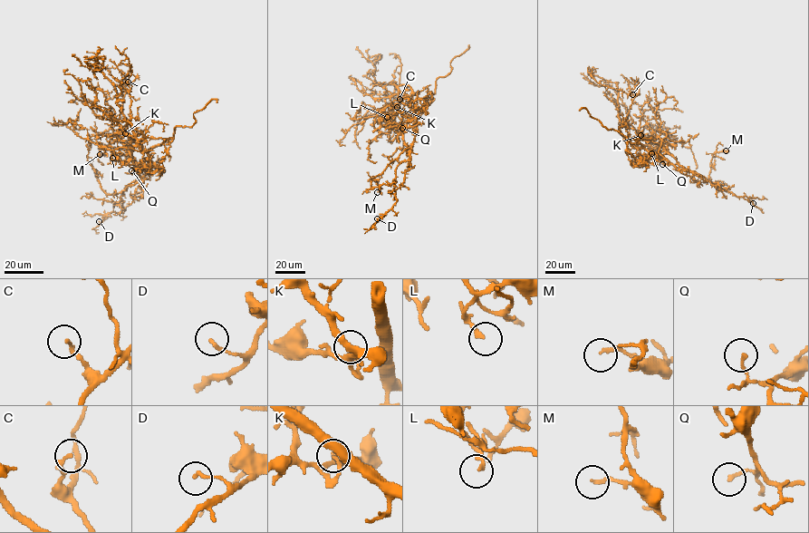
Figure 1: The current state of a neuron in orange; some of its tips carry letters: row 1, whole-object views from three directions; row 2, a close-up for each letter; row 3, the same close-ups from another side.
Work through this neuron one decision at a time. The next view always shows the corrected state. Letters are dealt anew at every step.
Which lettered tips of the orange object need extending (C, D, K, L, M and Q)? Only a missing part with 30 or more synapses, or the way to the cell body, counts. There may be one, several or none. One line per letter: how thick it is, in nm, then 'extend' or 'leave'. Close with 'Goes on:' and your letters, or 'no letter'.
C: 160 nm | leave
D: 150 nm | leave
K: 150 nm | leave
L: 170 nm | leave
M: 150 nm | leave
Q: 150 nm | leave
Goes on: no letter

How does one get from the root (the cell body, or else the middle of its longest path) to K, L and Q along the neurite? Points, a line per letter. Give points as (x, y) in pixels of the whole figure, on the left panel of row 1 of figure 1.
K: (132, 149), (117, 136), (106, 136), (113, 132), (125, 133)
L: (132, 149), (128, 153), (111, 154), (112, 158)
Q: (132, 149), (132, 156), (138, 165), (131, 170)

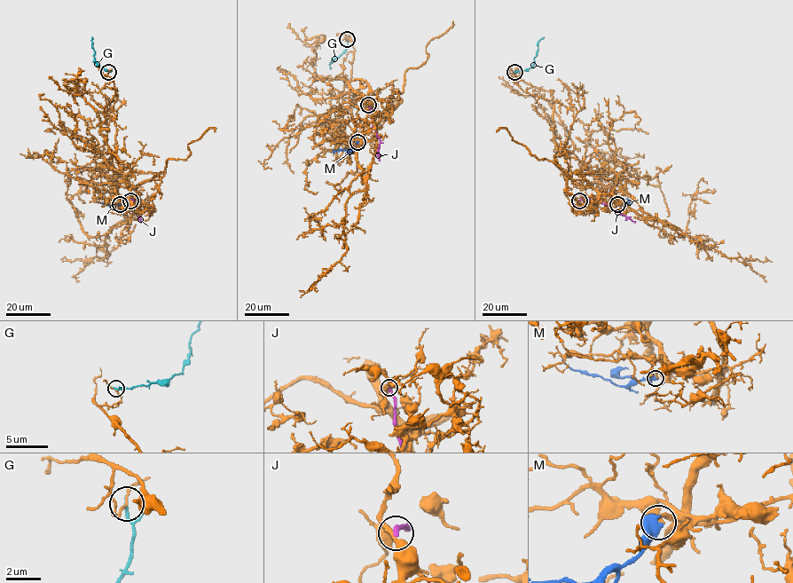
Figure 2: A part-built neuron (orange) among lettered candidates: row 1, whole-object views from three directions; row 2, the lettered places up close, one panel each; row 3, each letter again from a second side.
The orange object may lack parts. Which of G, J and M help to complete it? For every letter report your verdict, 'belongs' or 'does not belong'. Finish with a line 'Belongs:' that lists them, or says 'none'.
G: does not belong
J: does not belong
M: belongs
Belongs: M

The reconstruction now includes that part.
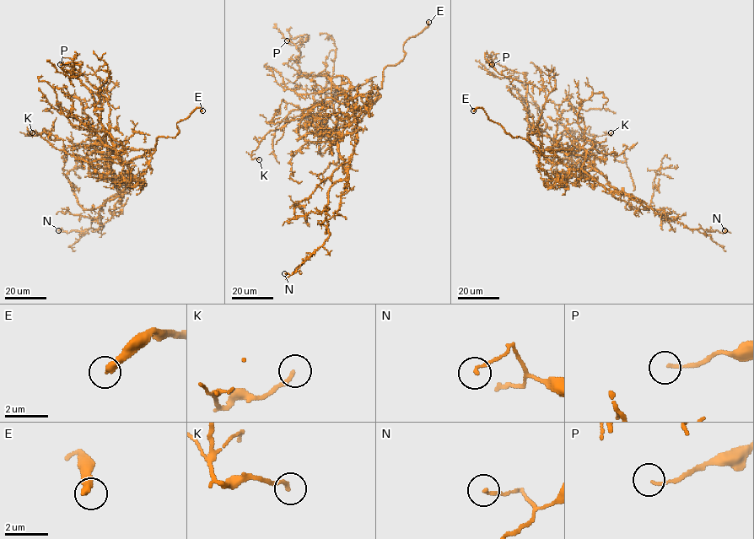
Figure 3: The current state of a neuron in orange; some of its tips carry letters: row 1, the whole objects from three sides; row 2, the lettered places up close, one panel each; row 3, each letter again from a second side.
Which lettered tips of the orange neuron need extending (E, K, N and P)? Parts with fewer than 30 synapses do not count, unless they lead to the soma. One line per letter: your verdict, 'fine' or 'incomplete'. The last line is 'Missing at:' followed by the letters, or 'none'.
E: incomplete
K: fine
N: fine
P: fine
Missing at: E

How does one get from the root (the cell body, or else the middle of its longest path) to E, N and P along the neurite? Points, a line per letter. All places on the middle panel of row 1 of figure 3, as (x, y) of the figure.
E: (337, 133), (339, 139), (357, 118), (355, 112), (381, 88), (384, 69), (404, 58), (404, 43), (428, 22)
N: (337, 133), (337, 151), (347, 176), (337, 180), (328, 191), (325, 206), (328, 237), (291, 275), (284, 273)
P: (337, 133), (331, 80), (320, 74), (304, 74), (298, 64), (299, 49), (309, 35), (304, 34), (287, 40)

